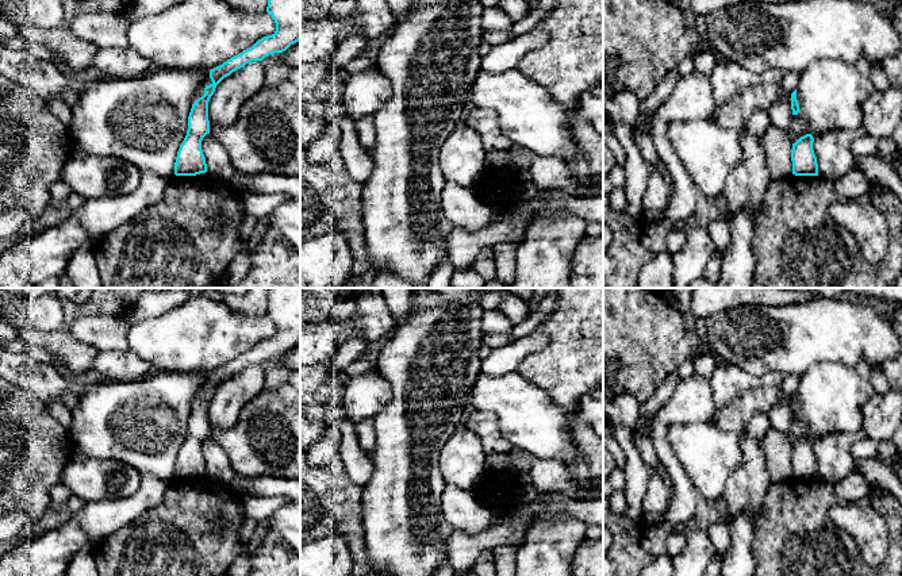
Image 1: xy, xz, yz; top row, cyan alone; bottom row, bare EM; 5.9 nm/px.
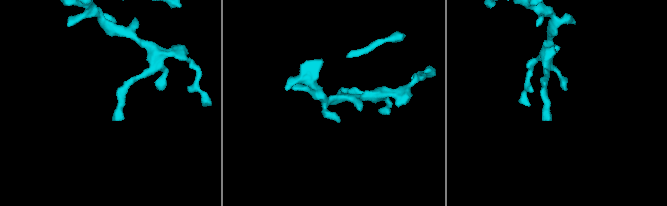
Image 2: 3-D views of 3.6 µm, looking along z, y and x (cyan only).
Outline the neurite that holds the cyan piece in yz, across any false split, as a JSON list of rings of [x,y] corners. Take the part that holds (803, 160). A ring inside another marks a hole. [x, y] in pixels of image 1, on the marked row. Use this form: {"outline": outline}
{"outline": [[[811,134],[801,137],[792,143],[791,161],[792,174],[795,176],[818,176],[817,157],[813,150],[814,138]]]}

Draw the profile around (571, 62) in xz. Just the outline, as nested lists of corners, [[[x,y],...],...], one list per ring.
[[[557,0],[554,9],[537,26],[548,31],[550,39],[546,45],[529,51],[522,57],[517,69],[529,80],[546,88],[552,99],[567,111],[572,119],[577,145],[583,154],[565,161],[577,183],[587,185],[603,181],[603,137],[579,112],[579,101],[587,89],[602,87],[603,81],[603,0]]]

